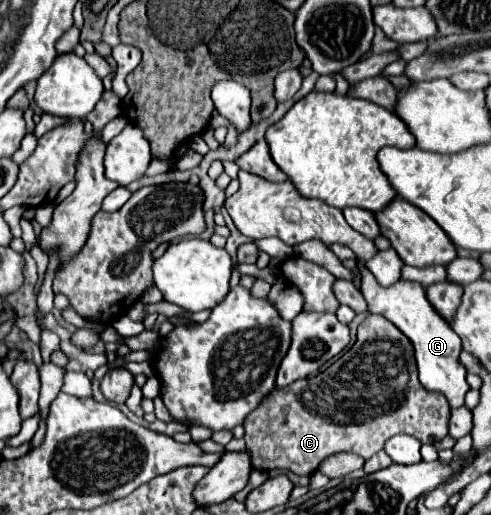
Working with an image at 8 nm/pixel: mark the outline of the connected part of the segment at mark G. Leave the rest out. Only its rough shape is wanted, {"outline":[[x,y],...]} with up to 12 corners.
{"outline":[[359,262],[361,294],[413,344],[419,382],[463,406],[461,338],[421,284],[381,286]]}

